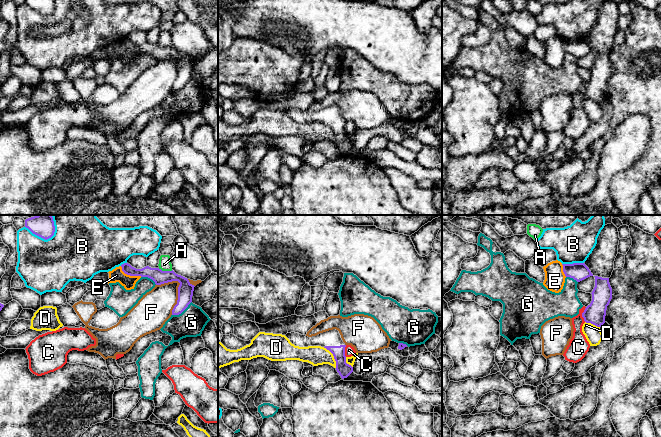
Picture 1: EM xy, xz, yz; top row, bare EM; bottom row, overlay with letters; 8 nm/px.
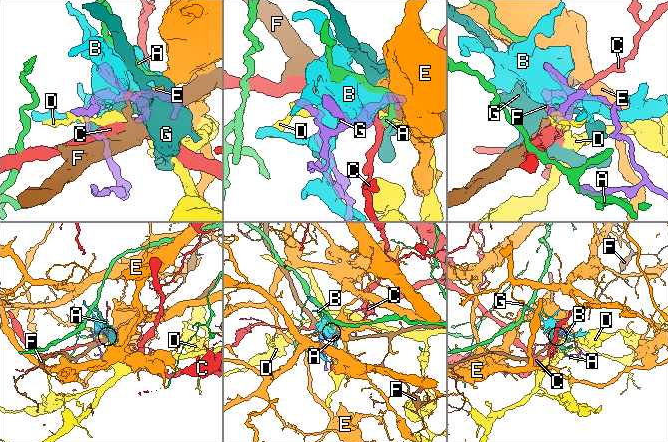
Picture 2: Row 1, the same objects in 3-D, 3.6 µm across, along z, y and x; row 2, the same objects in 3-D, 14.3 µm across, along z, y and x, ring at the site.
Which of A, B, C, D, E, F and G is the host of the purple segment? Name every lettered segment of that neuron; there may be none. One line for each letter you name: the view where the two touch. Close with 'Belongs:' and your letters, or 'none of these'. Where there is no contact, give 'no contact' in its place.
Belongs: none of these

